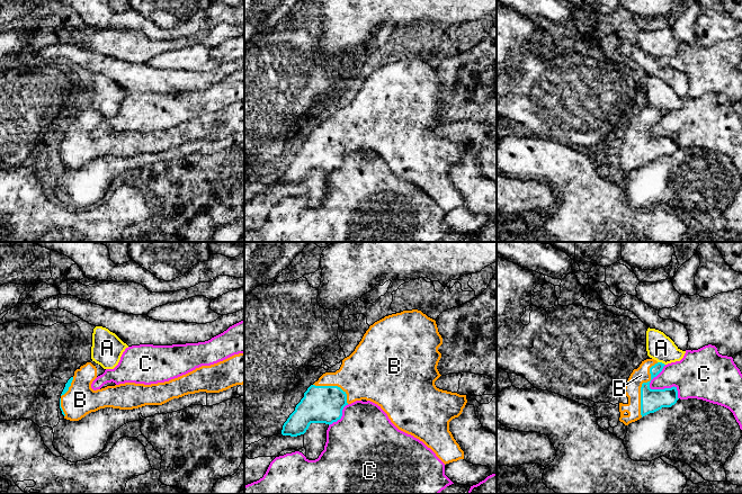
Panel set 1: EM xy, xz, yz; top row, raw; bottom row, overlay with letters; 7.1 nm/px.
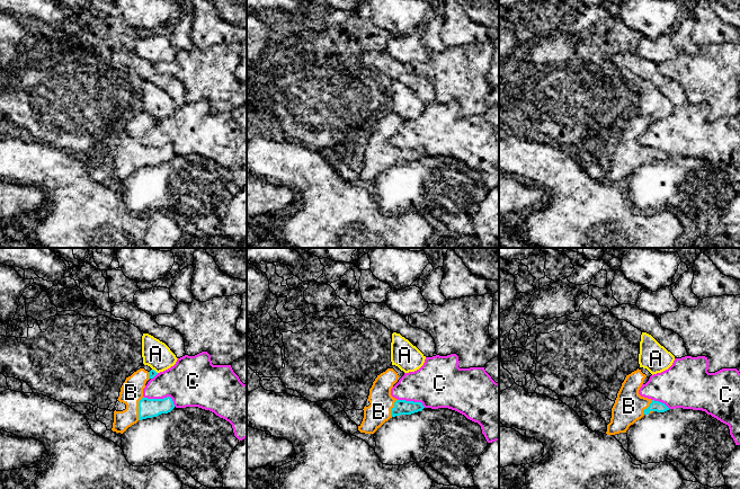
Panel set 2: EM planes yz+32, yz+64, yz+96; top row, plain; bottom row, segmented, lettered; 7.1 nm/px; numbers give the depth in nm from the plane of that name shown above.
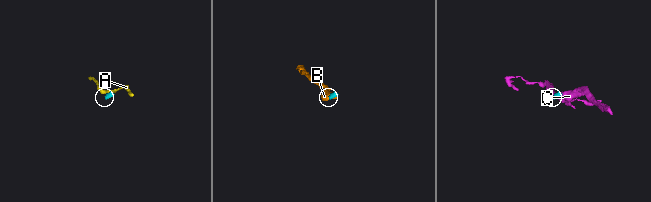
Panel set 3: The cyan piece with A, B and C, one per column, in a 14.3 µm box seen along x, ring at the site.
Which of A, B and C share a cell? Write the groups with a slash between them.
A / B / C

